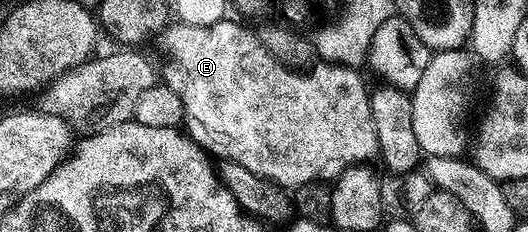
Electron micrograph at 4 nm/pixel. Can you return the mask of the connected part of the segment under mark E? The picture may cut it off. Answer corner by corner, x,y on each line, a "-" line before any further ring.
232,18
211,26
173,22
160,33
160,40
161,52
165,55
161,68
159,64
160,79
175,90
183,104
184,131
210,157
247,166
251,174
274,180
286,190
296,190
300,184
336,181
349,167
364,165
378,155
375,122
369,105
371,92
365,89
358,69
328,62
304,74
284,68
261,44
256,31
236,24

